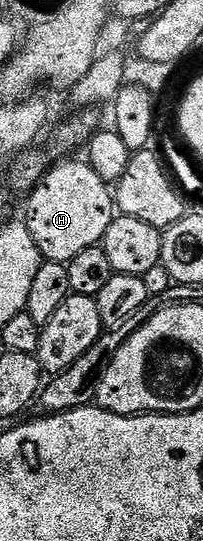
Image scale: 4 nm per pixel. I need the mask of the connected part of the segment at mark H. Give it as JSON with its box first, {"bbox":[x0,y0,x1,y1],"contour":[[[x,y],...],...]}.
{"bbox":[24,159,116,265],"contour":[[[85,159],[66,160],[55,168],[53,165],[38,185],[30,189],[28,199],[30,201],[26,204],[26,216],[24,215],[26,229],[32,234],[43,257],[56,264],[67,265],[72,258],[76,258],[76,254],[80,254],[80,250],[101,245],[108,226],[116,215],[116,201],[111,185],[102,180],[100,174],[96,174],[96,170],[92,170],[92,166]]]}

